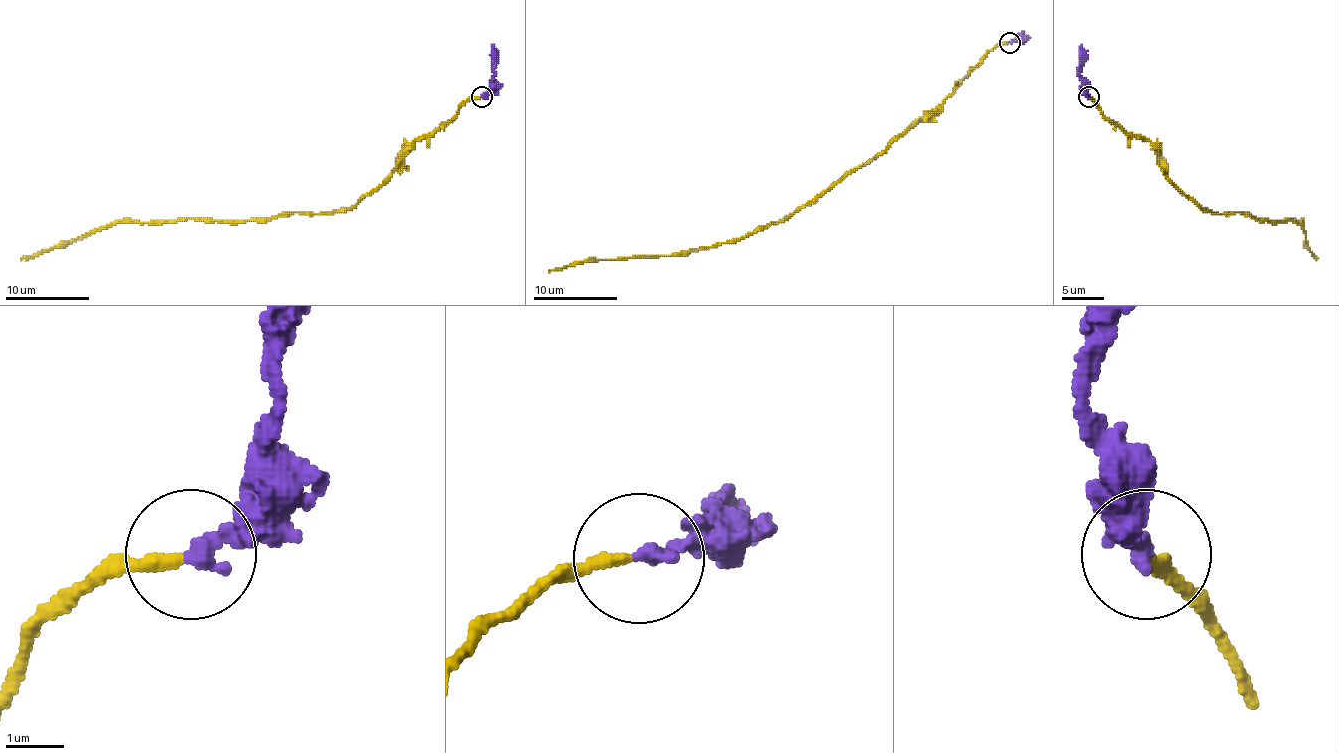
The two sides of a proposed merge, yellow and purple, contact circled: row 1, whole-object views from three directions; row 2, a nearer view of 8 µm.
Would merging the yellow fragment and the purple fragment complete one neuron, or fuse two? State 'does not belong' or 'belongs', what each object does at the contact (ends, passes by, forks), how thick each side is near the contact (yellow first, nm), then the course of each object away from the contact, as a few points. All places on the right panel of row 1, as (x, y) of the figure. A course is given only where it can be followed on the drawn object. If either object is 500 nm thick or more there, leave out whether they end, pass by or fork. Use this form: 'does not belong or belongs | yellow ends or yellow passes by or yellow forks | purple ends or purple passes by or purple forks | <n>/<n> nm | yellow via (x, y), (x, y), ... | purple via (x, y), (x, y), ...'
belongs | yellow ends | purple ends | 200/300 nm | yellow via (1088, 97), (1106, 117), (1148, 141), (1165, 174), (1196, 205), (1301, 222), (1316, 260) | purple via (1088, 97), (1079, 74), (1081, 44)

